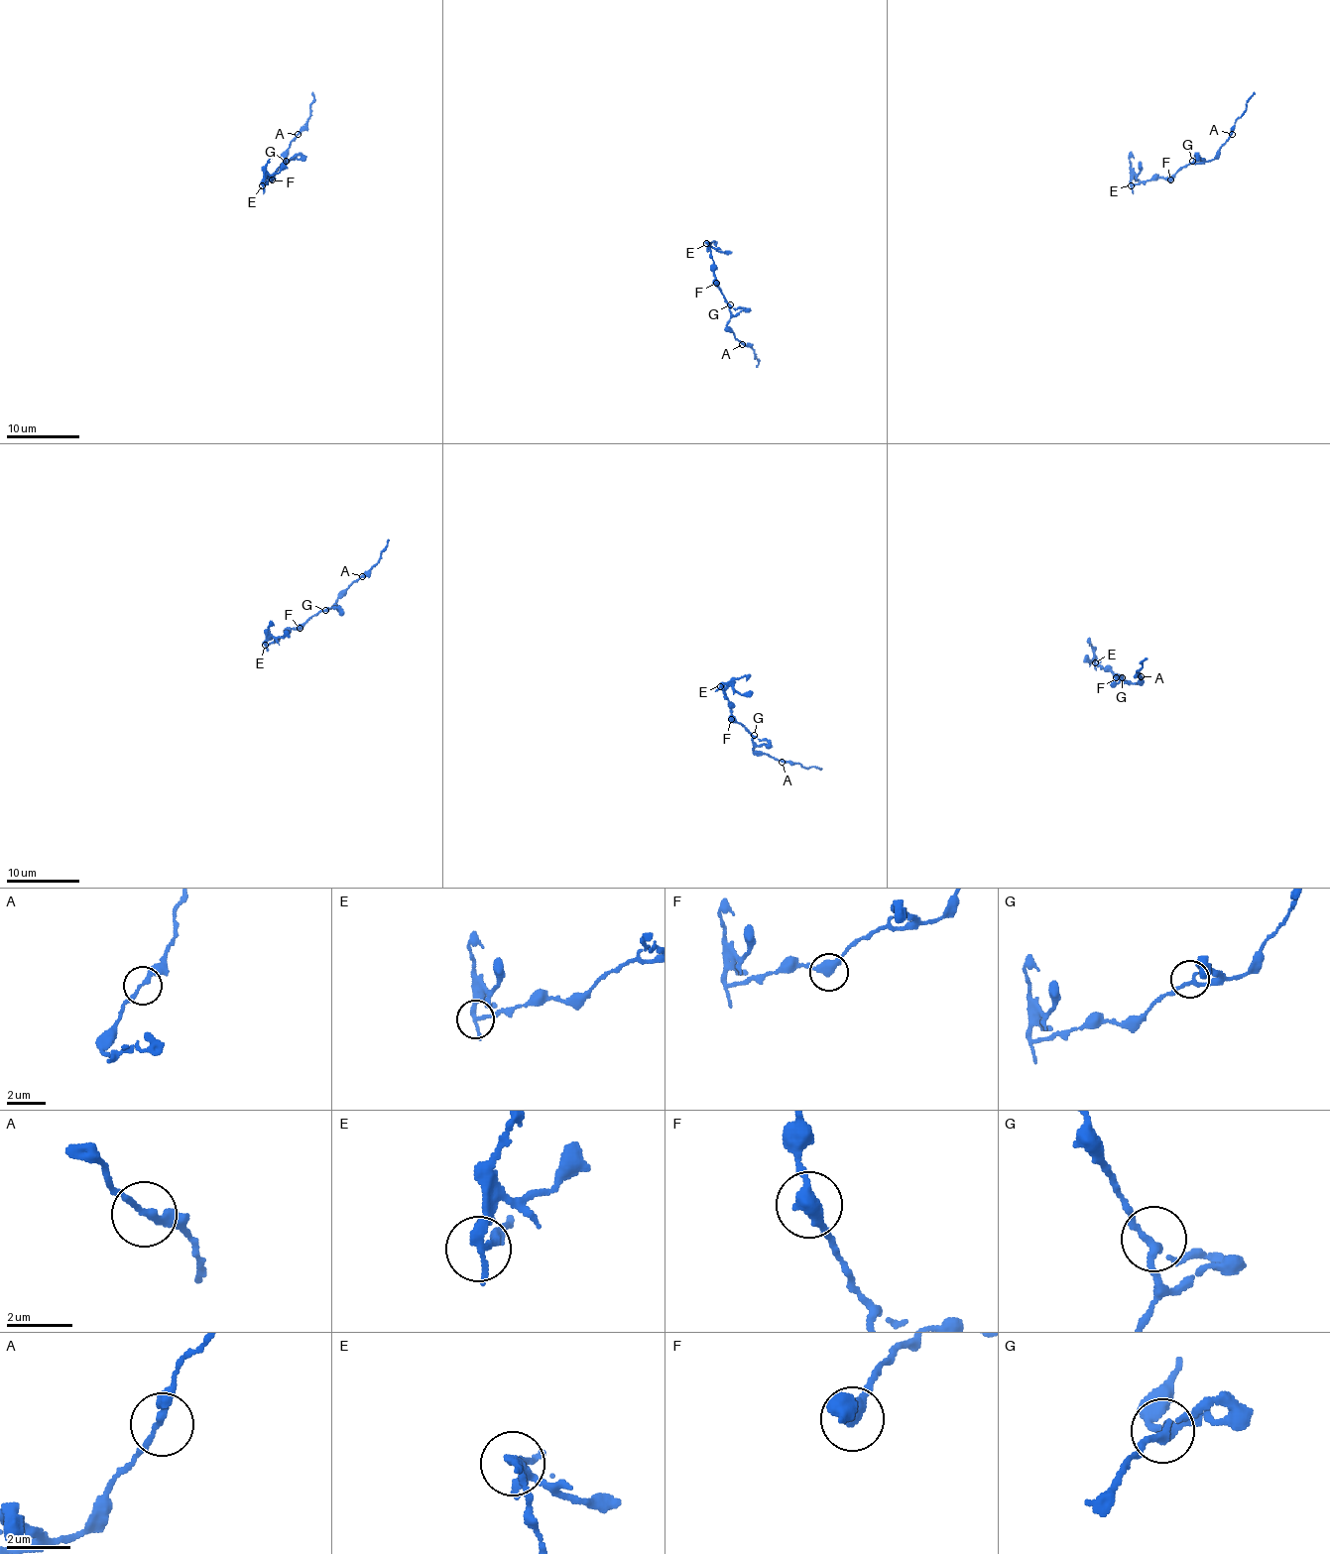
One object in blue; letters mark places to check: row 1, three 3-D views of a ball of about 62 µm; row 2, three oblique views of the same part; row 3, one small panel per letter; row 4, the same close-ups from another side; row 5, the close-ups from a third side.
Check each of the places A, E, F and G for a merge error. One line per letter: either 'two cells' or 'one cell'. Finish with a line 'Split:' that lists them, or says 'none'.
A: one cell
E: two cells
F: one cell
G: one cell
Split: E

